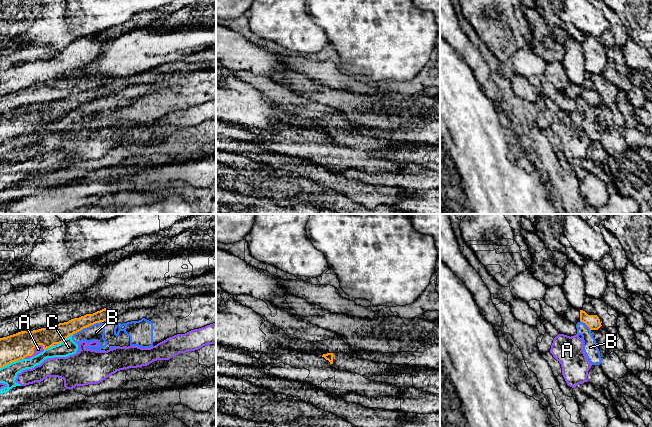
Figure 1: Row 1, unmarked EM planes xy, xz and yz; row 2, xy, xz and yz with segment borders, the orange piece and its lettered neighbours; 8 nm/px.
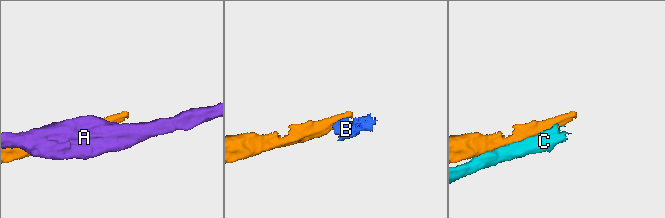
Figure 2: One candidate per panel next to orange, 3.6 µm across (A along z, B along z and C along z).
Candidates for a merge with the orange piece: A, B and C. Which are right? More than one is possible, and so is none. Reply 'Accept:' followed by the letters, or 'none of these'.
Accept: none of these

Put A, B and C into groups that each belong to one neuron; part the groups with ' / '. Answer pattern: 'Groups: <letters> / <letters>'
Groups: A / B C

